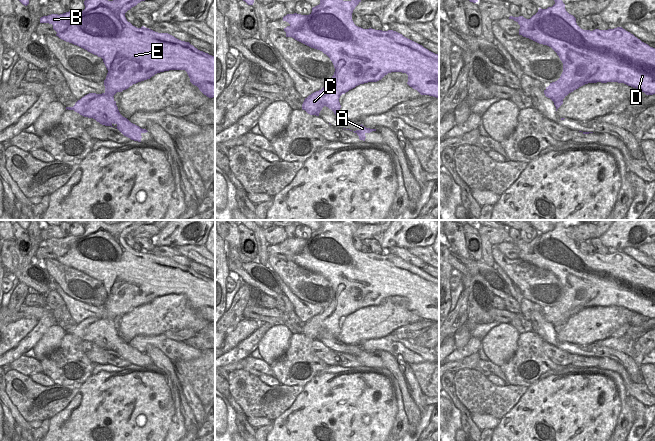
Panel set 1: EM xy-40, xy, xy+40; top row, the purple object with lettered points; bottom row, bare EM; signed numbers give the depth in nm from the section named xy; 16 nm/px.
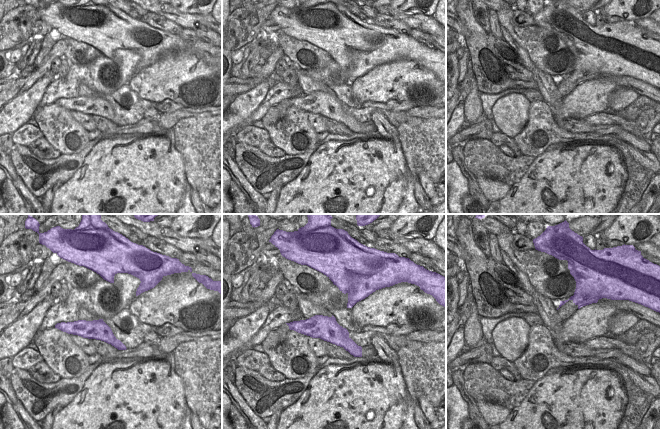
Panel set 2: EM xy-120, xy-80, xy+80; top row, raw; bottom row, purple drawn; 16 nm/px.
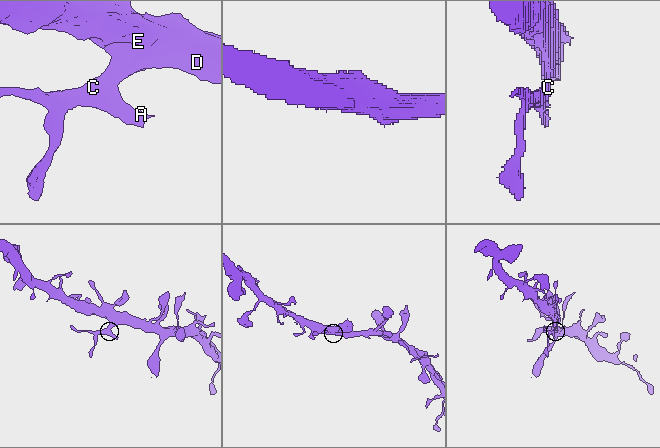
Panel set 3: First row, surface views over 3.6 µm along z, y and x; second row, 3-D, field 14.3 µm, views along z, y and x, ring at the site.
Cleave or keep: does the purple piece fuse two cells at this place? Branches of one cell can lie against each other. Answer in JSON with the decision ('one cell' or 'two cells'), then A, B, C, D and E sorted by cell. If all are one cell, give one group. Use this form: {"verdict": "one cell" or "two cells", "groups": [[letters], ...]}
{"verdict": "two cells", "groups": [["A", "C"], ["B", "D", "E"]]}

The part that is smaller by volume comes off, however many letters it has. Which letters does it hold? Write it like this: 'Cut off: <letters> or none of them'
Cut off: A, C.

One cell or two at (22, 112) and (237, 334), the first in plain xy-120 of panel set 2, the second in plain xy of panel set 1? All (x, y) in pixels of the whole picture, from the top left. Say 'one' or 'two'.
one

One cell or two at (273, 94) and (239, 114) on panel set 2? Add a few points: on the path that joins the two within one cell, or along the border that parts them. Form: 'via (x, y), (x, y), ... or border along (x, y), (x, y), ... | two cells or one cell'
border along (270, 88), (265, 98), (248, 118) | two cells

